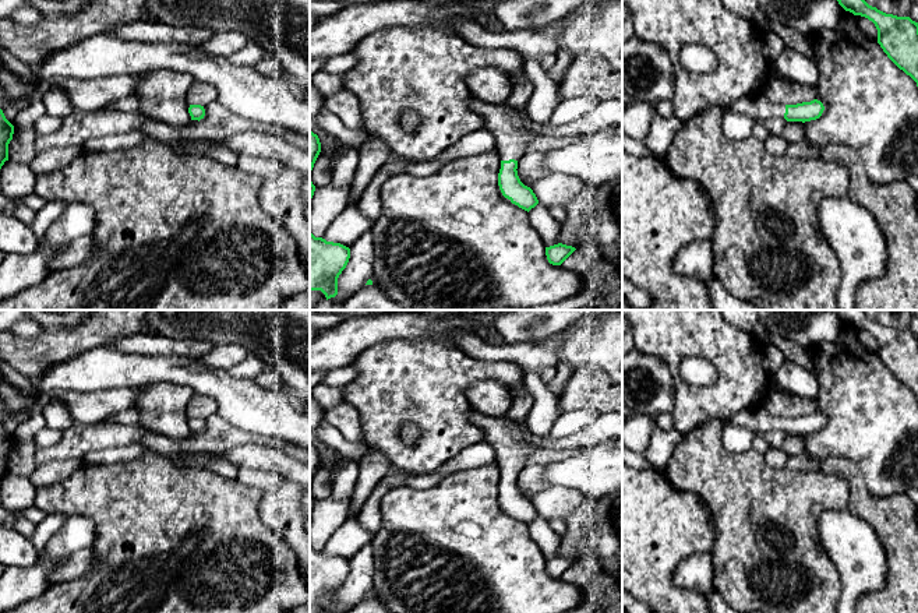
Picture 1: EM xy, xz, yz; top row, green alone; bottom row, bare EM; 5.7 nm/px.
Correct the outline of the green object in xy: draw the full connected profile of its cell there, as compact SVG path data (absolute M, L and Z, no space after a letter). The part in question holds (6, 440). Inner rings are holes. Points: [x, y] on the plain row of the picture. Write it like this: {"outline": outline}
{"outline": "M0 422L0 482L8 473L8 457L13 452L14 438L6 431Z"}

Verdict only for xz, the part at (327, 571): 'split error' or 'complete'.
complete

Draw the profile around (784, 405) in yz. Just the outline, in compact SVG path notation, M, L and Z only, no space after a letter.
M769 390L762 406L772 415L780 418L797 418L815 412L815 399L806 399L791 394Z

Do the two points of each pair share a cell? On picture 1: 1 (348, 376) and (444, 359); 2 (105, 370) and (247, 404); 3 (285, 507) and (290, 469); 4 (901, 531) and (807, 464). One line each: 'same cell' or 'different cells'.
1: different cells
2: same cell
3: different cells
4: different cells

